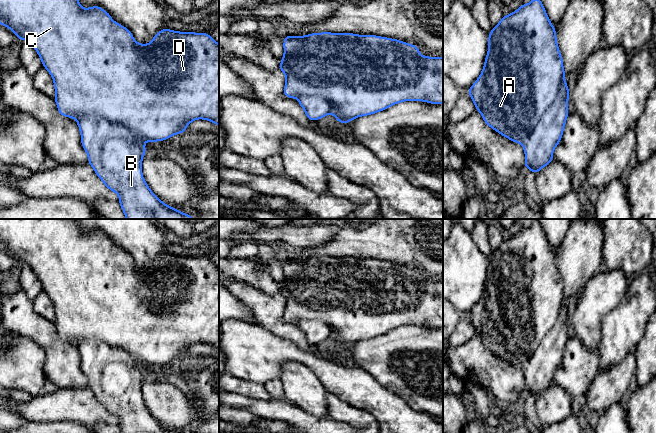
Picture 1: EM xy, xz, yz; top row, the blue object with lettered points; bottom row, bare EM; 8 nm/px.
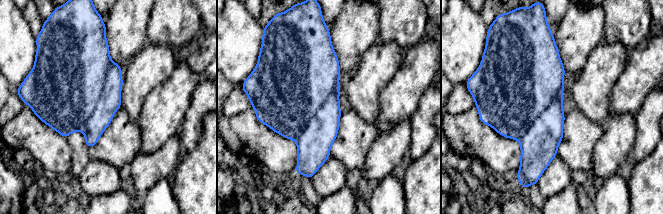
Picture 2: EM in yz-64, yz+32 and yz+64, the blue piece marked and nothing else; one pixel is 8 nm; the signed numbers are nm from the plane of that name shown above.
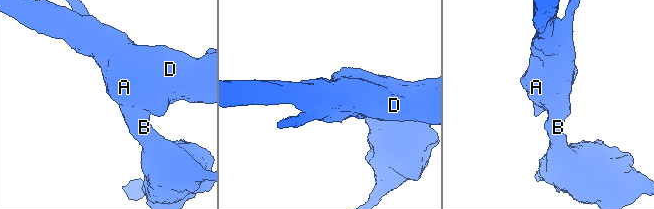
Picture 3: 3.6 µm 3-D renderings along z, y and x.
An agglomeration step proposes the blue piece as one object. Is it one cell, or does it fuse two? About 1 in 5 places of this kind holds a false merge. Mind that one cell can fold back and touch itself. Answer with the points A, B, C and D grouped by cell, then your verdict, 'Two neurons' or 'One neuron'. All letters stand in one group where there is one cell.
Groups: A C D / B. Two neurons

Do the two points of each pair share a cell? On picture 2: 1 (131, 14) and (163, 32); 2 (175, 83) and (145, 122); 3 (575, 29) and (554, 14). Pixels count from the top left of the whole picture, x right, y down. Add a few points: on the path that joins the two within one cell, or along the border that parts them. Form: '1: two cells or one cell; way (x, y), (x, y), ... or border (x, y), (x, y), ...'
1: two cells; border (151, 10), (147, 25), (147, 41)
2: one cell; way (174, 93), (155, 112)
3: two cells; border (567, 10), (557, 25)

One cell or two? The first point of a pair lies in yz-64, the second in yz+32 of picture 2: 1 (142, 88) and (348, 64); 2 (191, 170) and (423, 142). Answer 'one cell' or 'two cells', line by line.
1: two cells
2: two cells

